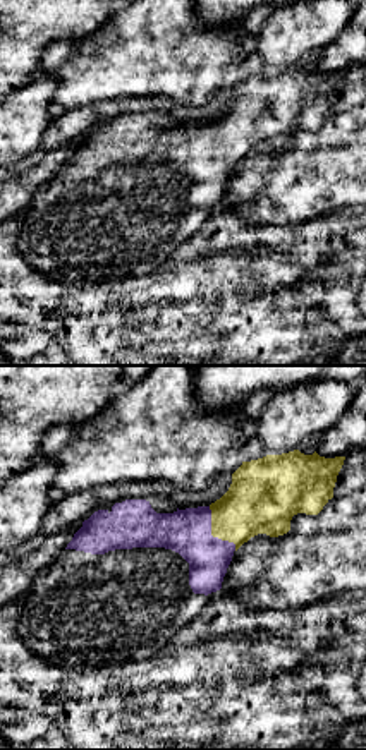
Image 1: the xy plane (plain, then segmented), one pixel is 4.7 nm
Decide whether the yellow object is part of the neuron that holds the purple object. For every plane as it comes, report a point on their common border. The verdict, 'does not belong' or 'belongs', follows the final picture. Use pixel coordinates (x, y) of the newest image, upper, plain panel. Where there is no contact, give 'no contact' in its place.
meets purple at (210, 150)

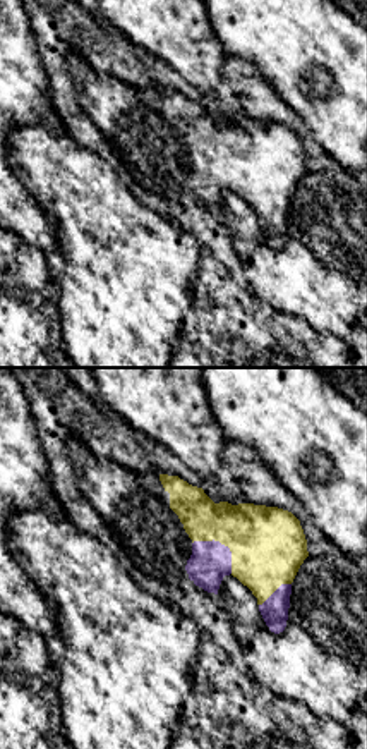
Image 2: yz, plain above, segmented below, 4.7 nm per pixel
meets purple at (223, 160)

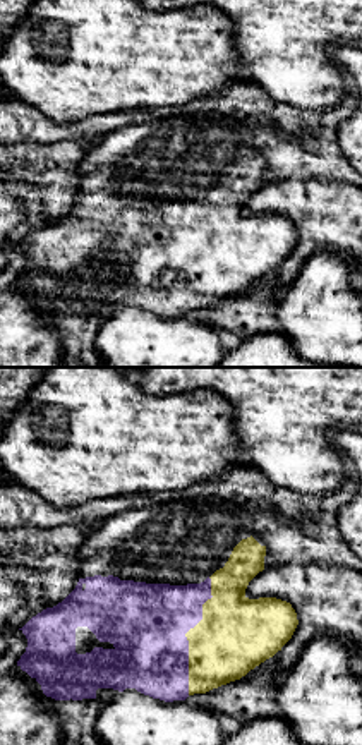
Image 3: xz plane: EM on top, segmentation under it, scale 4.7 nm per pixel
meets purple at (184, 251)

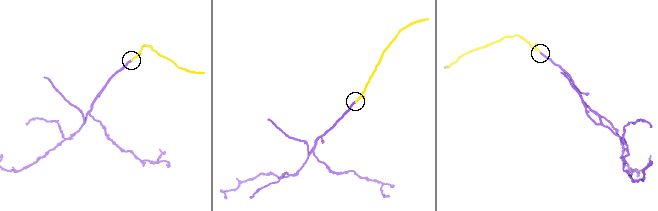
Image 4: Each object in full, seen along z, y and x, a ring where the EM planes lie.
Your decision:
belongs

